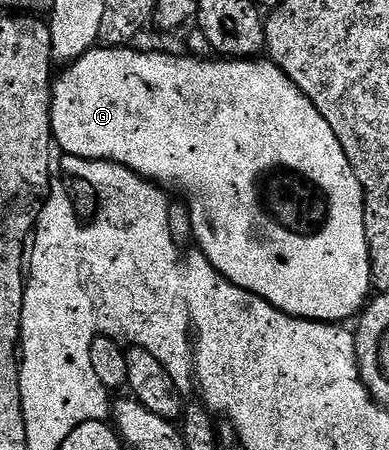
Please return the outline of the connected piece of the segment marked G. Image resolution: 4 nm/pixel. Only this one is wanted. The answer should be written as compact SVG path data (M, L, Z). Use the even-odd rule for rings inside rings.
M96 46L66 68L63 76L54 80L51 88L51 133L58 150L63 155L82 159L108 159L120 163L143 178L157 181L163 189L172 187L187 203L192 215L194 242L203 256L233 285L261 297L273 304L278 311L293 315L297 319L313 319L320 323L342 324L343 319L354 320L366 308L373 291L371 282L371 254L365 233L363 212L363 190L357 181L337 133L325 117L309 101L303 92L278 65L267 57L229 59L215 57L194 59L191 55L166 55L163 51L131 51L130 46Z

